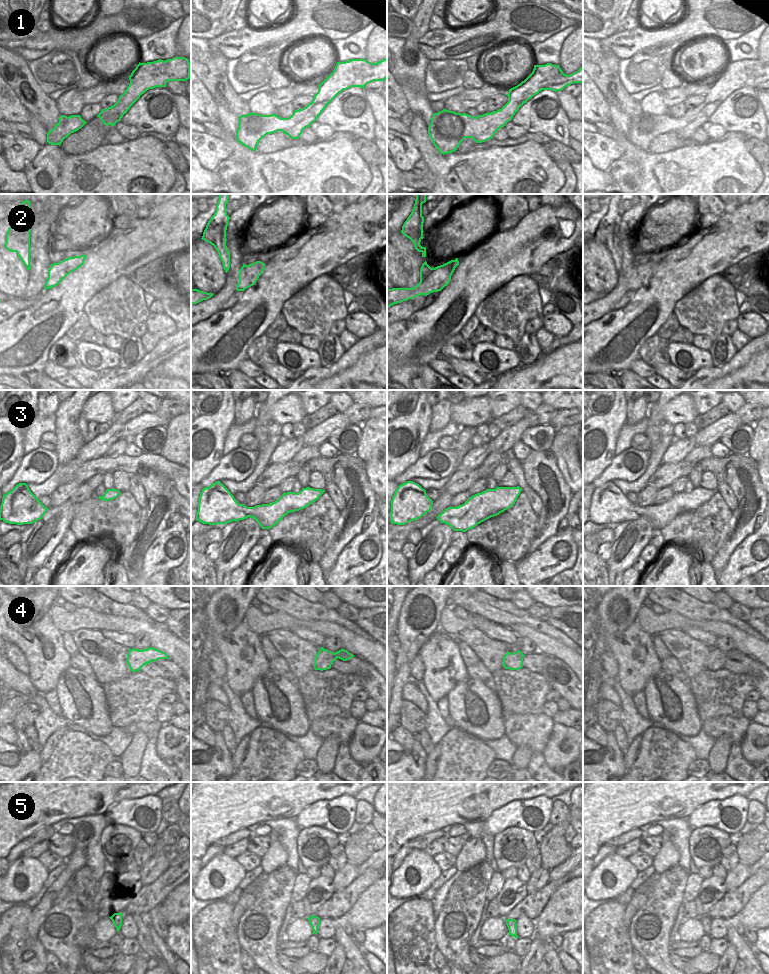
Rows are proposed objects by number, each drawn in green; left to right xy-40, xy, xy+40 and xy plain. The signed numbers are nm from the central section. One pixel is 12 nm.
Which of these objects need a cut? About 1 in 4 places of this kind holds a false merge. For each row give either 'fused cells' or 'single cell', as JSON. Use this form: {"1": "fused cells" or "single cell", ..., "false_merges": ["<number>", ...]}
{"1": "single cell", "2": "single cell", "3": "single cell", "4": "single cell", "5": "single cell", "false_merges": []}

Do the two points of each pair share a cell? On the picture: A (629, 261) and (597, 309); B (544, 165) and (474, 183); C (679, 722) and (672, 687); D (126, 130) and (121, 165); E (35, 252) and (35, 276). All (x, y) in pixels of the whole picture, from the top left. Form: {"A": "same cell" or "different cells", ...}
{"A": "same cell", "B": "same cell", "C": "same cell", "D": "different cells", "E": "same cell"}

